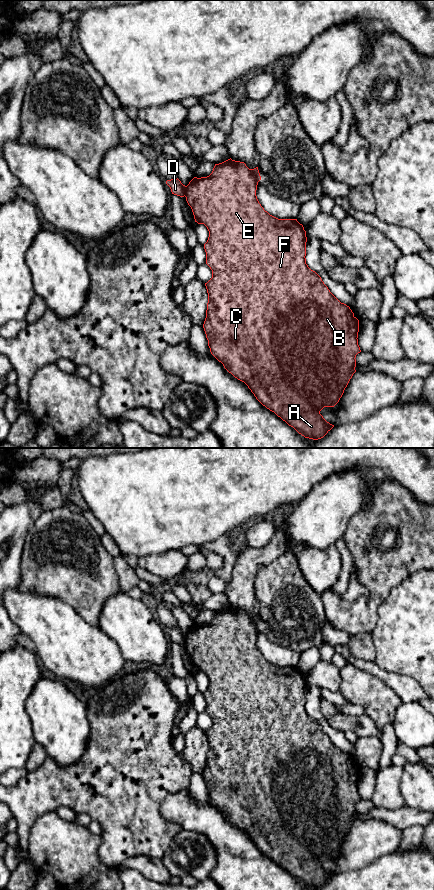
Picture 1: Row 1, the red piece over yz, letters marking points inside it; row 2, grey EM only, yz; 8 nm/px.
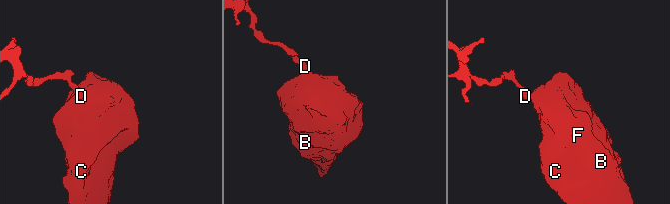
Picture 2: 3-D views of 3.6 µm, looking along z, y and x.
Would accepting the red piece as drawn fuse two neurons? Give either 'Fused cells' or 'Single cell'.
Fused cells

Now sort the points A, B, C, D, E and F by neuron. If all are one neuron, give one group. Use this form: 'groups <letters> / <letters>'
groups A B C E F / D

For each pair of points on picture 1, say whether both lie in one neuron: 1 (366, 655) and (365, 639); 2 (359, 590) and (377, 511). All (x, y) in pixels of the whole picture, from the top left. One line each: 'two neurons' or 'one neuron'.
1: one neuron
2: two neurons

